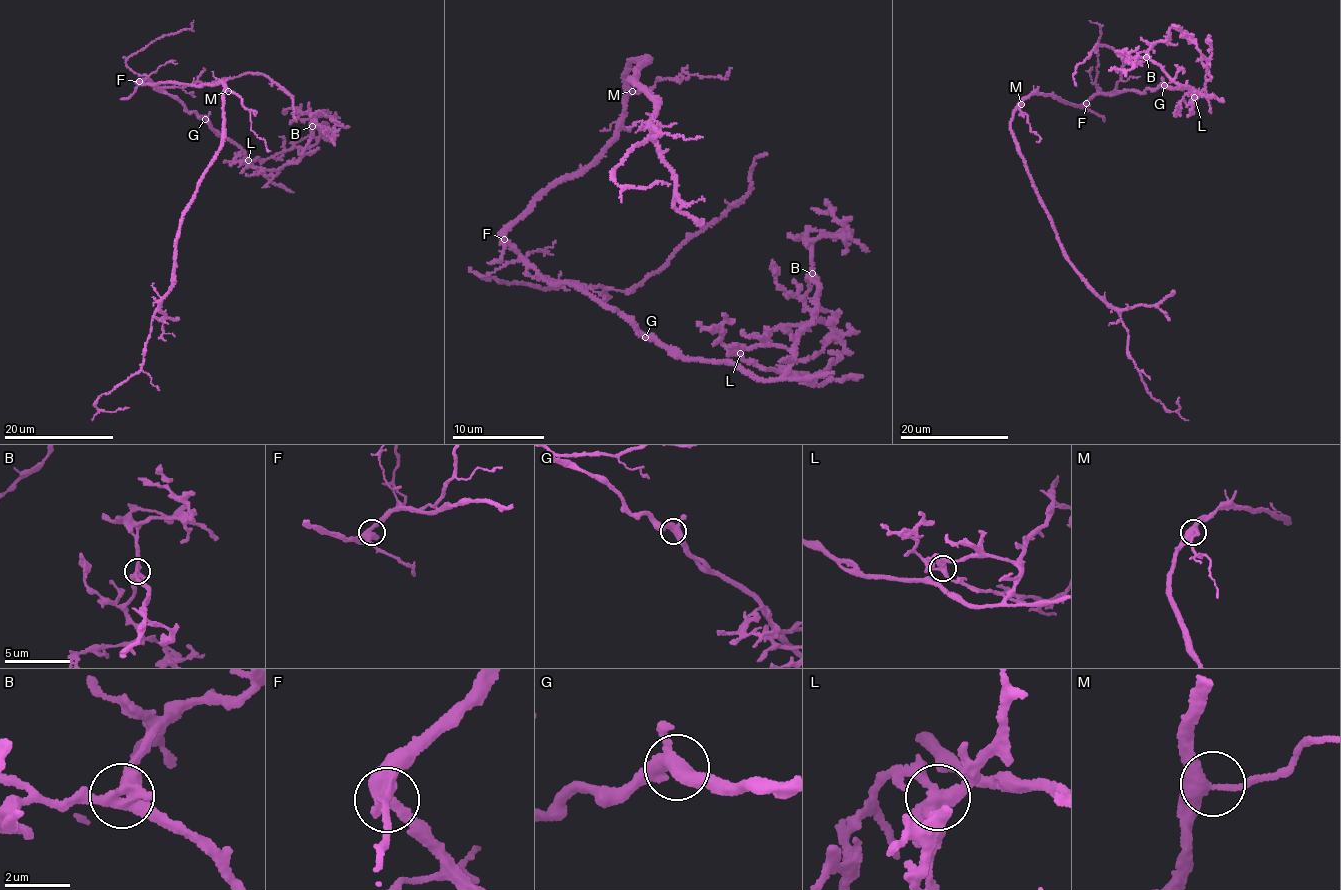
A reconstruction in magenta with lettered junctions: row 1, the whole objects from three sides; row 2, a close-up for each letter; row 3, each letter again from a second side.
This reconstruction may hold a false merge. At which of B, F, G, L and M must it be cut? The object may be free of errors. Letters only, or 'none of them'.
none of them

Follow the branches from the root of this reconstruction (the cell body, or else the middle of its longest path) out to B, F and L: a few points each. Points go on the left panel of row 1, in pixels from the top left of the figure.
B: (208, 84), (139, 80), (208, 119), (238, 144), (248, 165), (276, 170), (295, 163), (312, 126)
F: (208, 84), (164, 83), (151, 86), (139, 81)
L: (208, 84), (152, 86), (139, 80), (177, 96), (188, 112), (208, 119), (248, 160)

